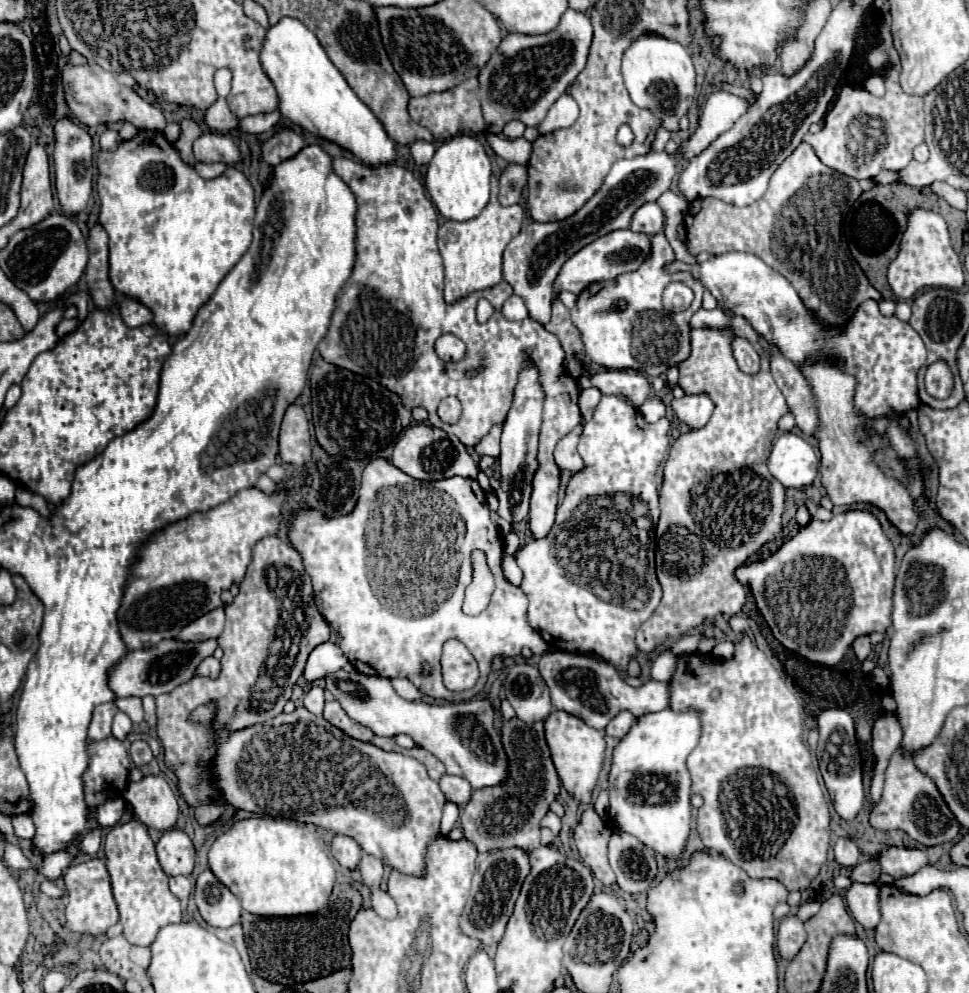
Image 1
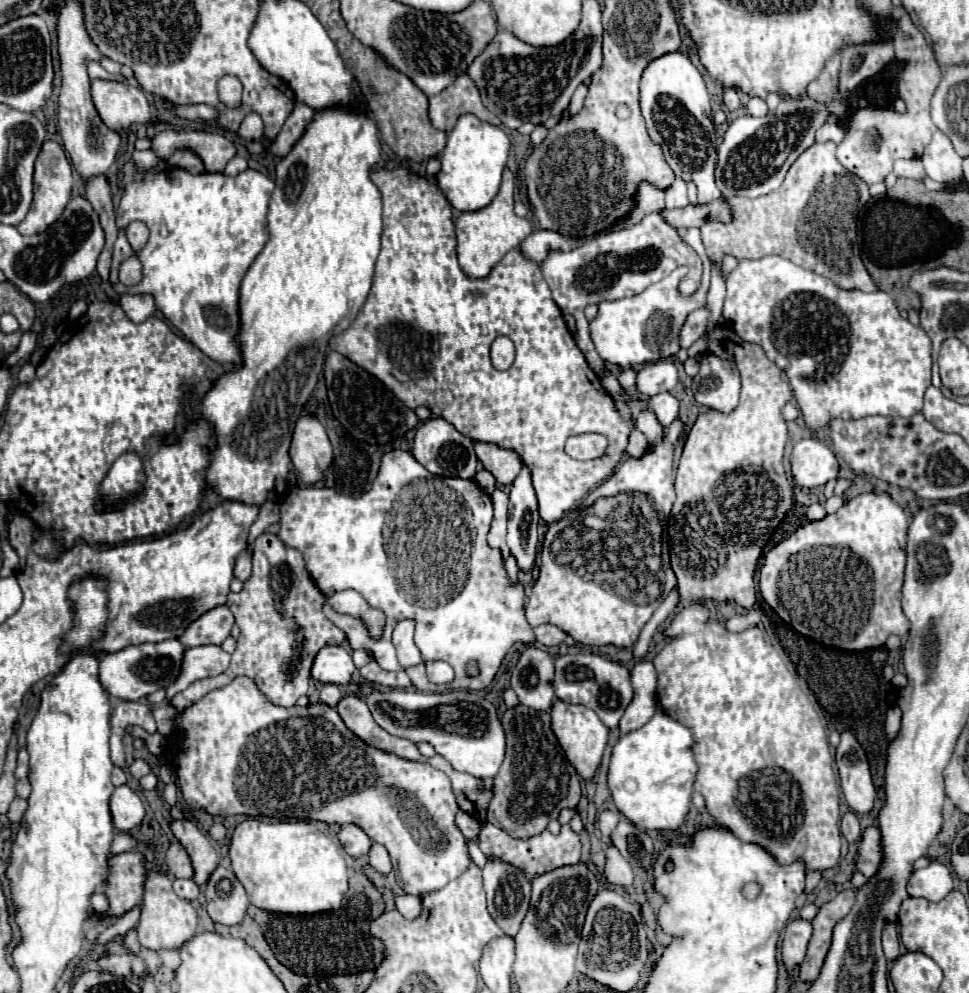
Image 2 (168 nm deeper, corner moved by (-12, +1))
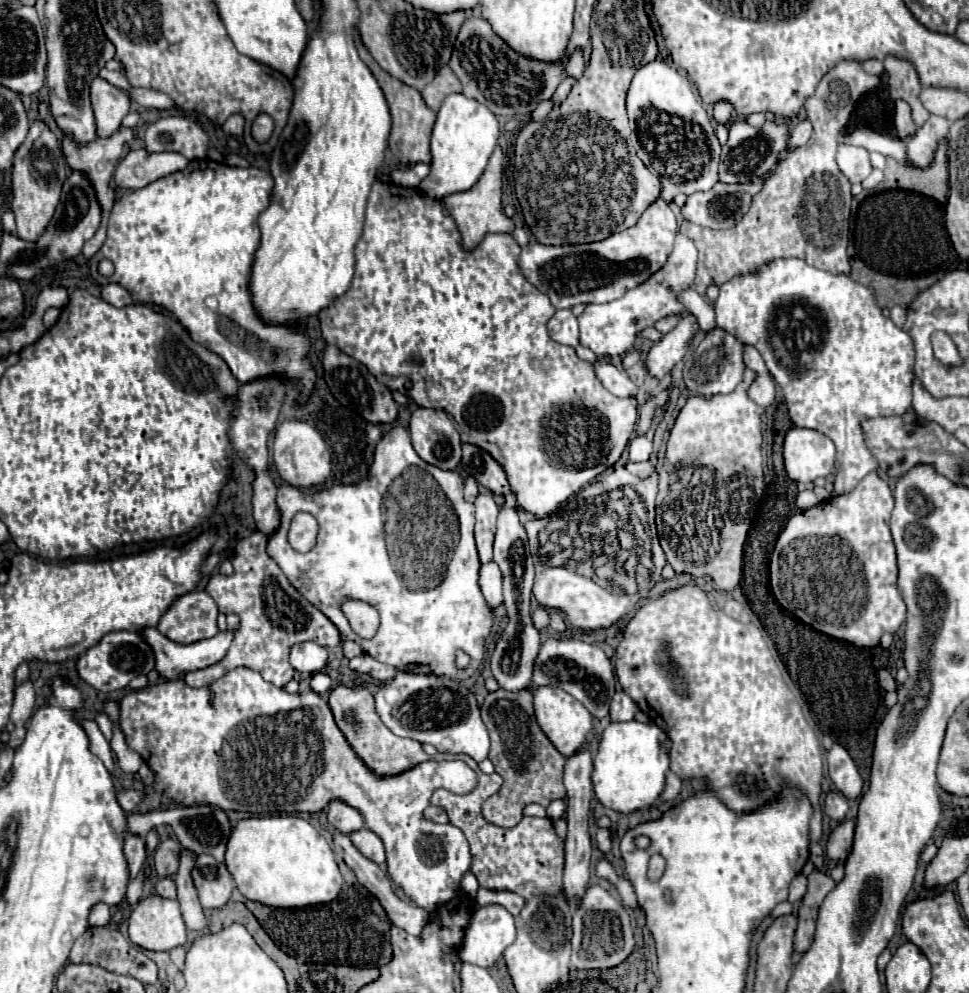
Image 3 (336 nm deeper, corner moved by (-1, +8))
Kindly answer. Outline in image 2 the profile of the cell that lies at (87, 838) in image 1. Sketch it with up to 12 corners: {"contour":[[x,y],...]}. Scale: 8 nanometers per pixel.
{"contour":[[128,785],[116,787],[110,811],[118,831],[144,819],[144,805]]}

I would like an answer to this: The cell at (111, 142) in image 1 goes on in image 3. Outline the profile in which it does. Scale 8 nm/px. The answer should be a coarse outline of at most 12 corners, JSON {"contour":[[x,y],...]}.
{"contour":[[129,150],[115,168],[123,190],[183,170],[189,160],[177,152]]}

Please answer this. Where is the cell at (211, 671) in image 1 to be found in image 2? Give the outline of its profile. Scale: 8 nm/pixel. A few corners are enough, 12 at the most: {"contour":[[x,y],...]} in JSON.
{"contour":[[220,645],[186,647],[182,671],[166,699],[198,679],[228,669],[230,655]]}

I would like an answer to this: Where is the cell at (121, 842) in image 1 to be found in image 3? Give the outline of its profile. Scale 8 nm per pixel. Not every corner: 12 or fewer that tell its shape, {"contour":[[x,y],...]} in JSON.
{"contour":[[151,894],[129,916],[133,944],[165,952],[187,942],[177,900]]}

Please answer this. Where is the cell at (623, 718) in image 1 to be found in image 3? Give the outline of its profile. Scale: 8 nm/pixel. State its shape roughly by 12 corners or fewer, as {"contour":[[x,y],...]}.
{"contour":[[617,690],[611,700],[611,720],[633,720],[637,704]]}

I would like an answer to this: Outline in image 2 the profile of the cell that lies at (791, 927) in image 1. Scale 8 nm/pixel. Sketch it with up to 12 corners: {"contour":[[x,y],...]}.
{"contour":[[810,921],[788,923],[782,963],[792,973],[804,961]]}

